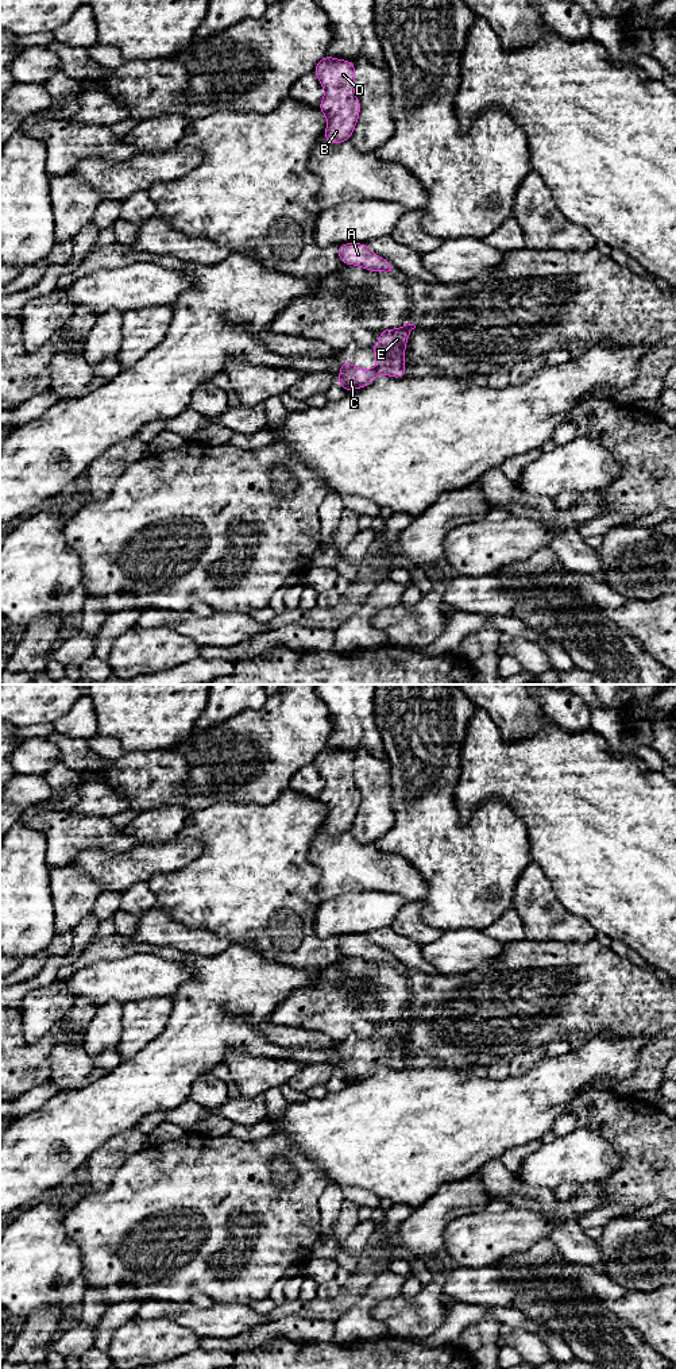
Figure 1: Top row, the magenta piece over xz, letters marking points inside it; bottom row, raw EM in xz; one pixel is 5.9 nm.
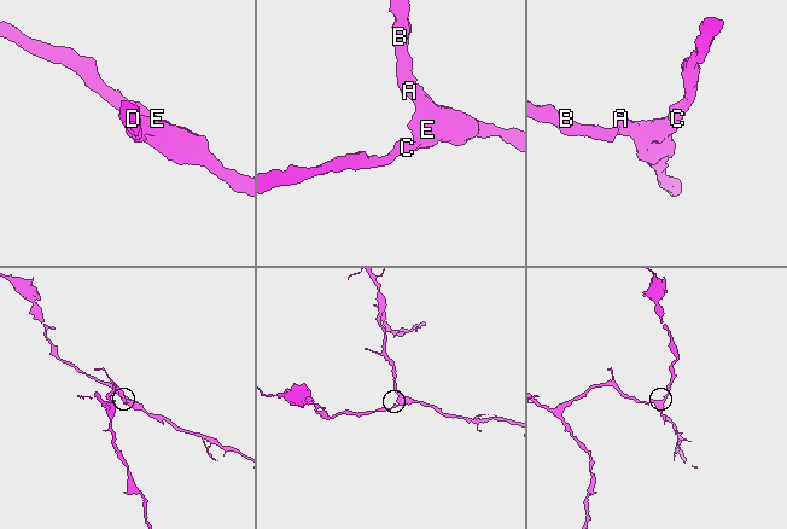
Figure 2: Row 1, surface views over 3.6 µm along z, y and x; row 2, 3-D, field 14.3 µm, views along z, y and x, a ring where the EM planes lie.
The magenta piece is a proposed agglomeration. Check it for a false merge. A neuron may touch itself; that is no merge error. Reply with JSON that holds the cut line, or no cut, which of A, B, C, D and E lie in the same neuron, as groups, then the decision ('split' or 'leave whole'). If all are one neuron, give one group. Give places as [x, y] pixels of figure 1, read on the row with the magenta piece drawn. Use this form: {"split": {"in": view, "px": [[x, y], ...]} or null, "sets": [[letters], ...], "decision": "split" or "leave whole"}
{"split": null, "sets": [["A", "B", "C", "D", "E"]], "decision": "leave whole"}

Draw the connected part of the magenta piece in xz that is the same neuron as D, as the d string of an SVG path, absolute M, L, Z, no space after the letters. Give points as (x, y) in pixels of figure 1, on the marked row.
M325 57L316 65L313 73L325 89L318 109L328 117L324 138L339 144L351 138L356 126L360 103L355 96L355 63Z

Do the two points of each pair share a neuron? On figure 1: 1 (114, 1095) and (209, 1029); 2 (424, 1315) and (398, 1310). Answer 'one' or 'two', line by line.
1: one
2: one

